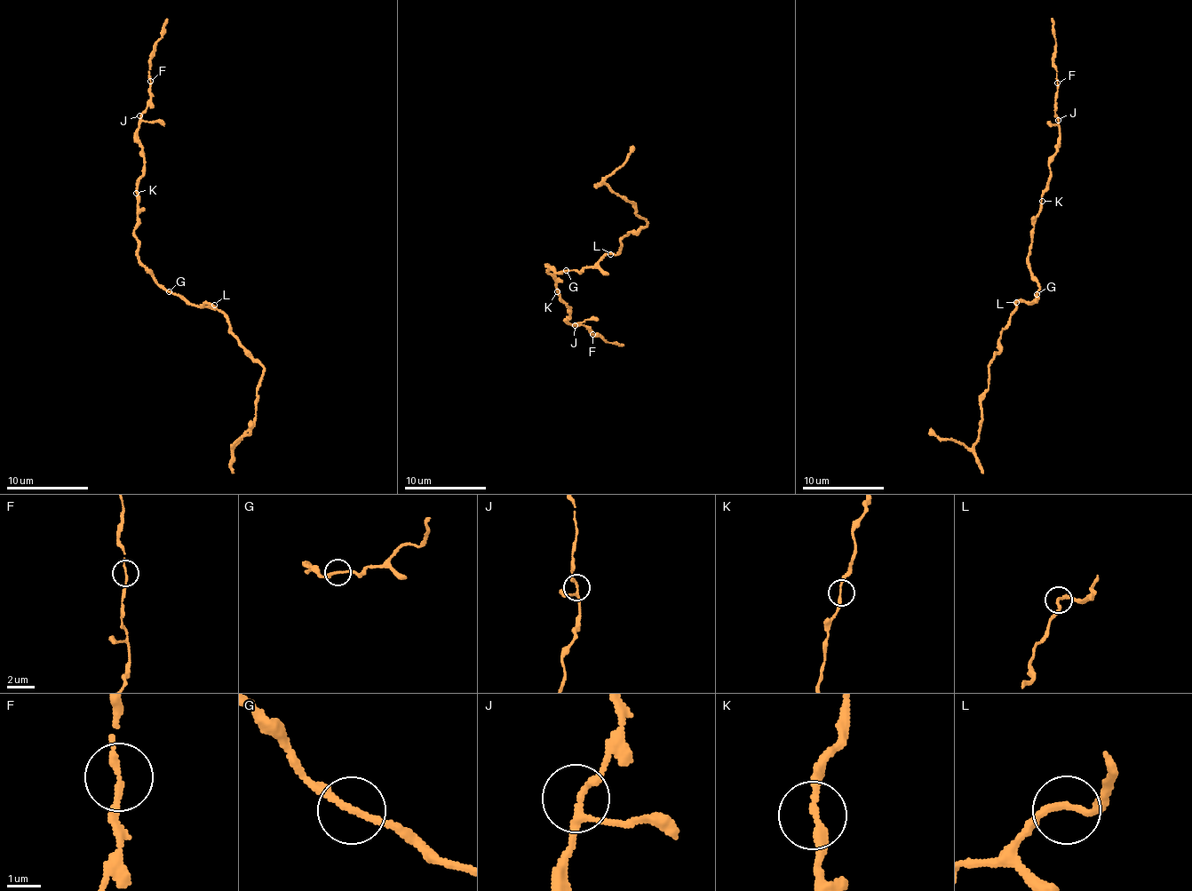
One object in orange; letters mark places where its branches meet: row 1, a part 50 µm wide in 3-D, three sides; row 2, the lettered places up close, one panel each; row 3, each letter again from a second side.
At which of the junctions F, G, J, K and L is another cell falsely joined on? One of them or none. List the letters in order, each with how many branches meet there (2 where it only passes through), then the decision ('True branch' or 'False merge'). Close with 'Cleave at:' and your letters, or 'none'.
F: Branches: 2. True branch
G: Branches: 2. True branch
J: Branches: 3. True branch
K: Branches: 2. True branch
L: Branches: 2. True branch
Cleave at: none

